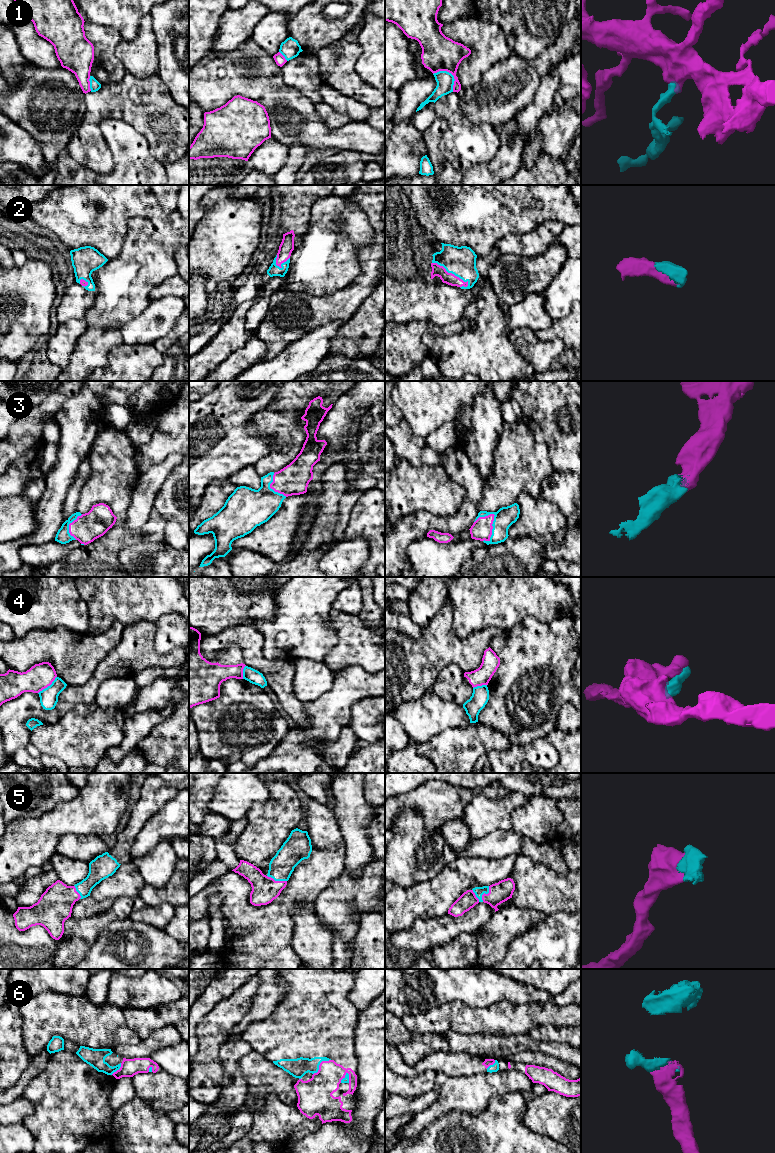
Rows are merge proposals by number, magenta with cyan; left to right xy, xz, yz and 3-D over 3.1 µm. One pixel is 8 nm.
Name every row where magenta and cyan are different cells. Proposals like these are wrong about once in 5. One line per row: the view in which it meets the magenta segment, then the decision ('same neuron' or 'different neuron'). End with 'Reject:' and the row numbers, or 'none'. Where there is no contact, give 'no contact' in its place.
1: yz | same neuron
2: yz | same neuron
3: yz | same neuron
4: xy | different neuron
5: xz | same neuron
6: xz | same neuron
Reject: 4

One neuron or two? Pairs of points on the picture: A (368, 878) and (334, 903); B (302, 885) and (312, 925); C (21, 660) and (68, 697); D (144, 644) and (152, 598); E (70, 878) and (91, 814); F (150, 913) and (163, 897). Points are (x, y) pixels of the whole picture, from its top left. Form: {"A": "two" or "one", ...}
{"A": "one", "B": "two", "C": "two", "D": "two", "E": "two", "F": "two"}

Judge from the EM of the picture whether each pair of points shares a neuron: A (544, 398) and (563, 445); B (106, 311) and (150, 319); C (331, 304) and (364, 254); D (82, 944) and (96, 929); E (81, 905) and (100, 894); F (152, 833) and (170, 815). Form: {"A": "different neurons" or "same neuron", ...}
{"A": "same neuron", "B": "different neurons", "C": "same neuron", "D": "same neuron", "E": "different neurons", "F": "same neuron"}

